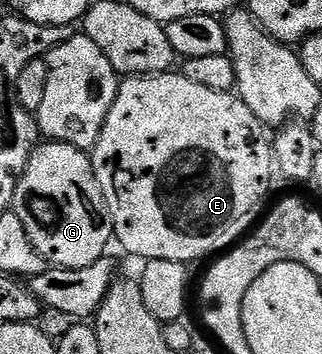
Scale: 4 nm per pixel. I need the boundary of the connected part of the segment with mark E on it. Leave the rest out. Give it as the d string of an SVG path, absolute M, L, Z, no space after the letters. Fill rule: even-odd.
M181 72L124 77L113 100L113 108L109 108L109 116L101 128L101 136L89 157L103 199L107 202L107 210L111 214L114 241L120 242L129 253L136 254L142 260L173 260L188 264L199 262L202 258L210 259L230 250L252 229L253 224L264 217L269 206L267 197L271 194L271 170L273 174L276 169L272 135L268 127L257 120L253 112L249 112L247 105L234 93L212 92L201 84L193 84L193 80L189 80Z

